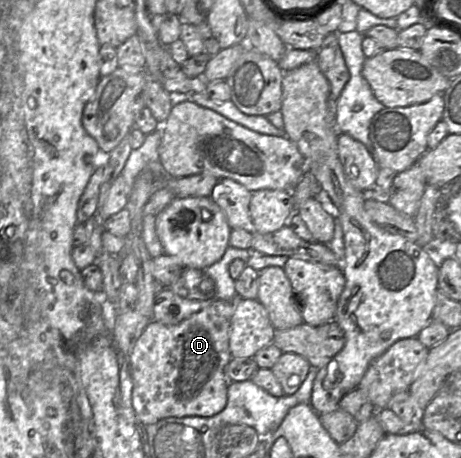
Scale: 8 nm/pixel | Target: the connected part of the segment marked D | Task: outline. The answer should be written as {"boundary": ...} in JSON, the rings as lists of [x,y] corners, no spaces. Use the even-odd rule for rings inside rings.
{"boundary":[[[235,298],[232,301],[214,299],[187,319],[176,325],[165,325],[150,321],[136,341],[128,365],[132,379],[132,407],[138,420],[150,425],[168,417],[210,417],[224,409],[227,404],[229,380],[225,367],[232,359],[229,349],[231,318]]]}

